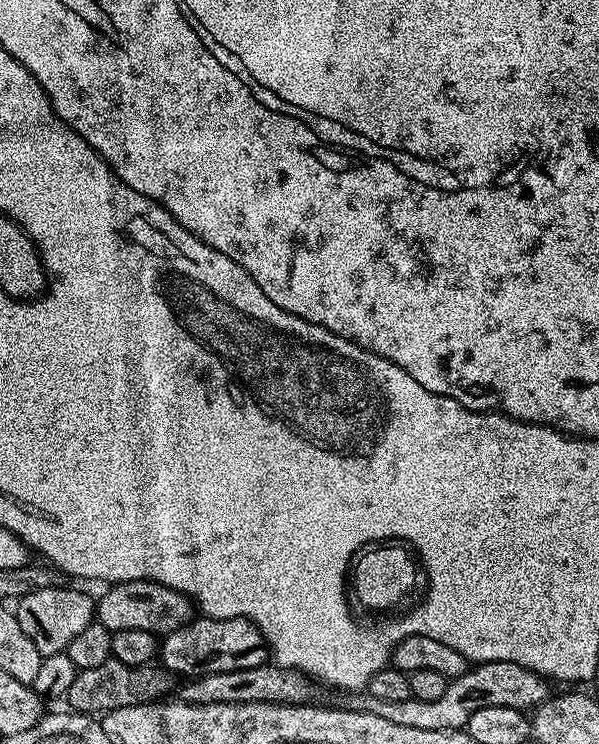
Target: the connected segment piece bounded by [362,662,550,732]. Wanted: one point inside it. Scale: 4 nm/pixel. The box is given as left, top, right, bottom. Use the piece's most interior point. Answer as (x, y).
(494, 683)

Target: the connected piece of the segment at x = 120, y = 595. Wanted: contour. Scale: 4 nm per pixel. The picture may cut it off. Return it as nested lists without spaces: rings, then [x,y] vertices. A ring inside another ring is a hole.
[[[125,580],[123,584],[113,584],[103,589],[100,600],[95,601],[95,619],[111,633],[118,630],[146,630],[157,634],[167,634],[178,630],[194,616],[194,604],[183,592],[174,590],[170,586],[162,586],[153,580]]]

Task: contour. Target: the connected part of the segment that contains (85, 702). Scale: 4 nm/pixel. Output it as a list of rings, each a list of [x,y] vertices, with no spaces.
[[[108,659],[102,666],[77,671],[66,697],[67,707],[81,714],[103,714],[118,706],[138,706],[163,701],[173,691],[173,673],[155,663],[126,666],[126,662]]]

